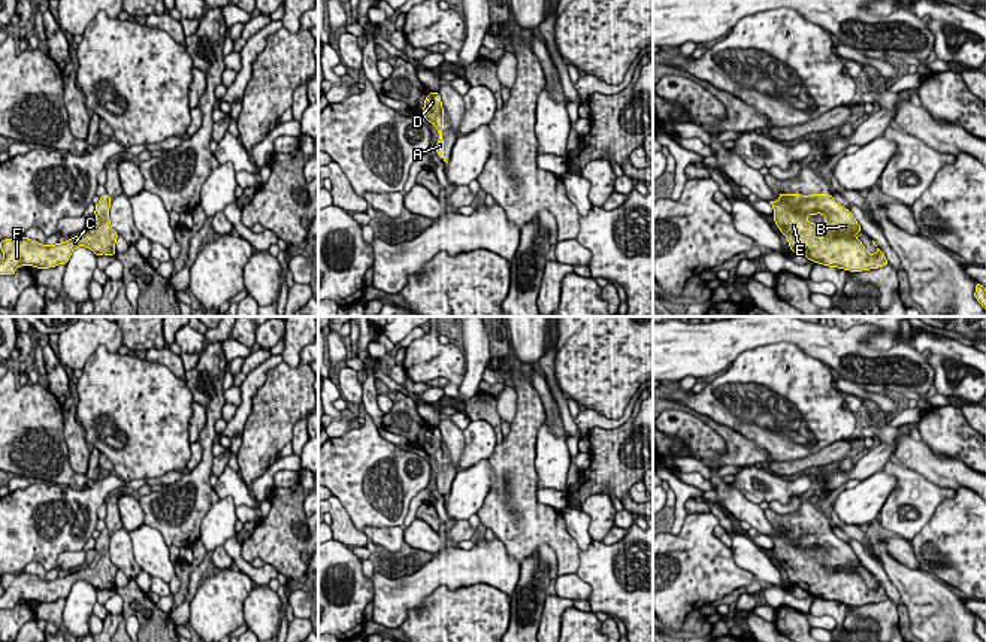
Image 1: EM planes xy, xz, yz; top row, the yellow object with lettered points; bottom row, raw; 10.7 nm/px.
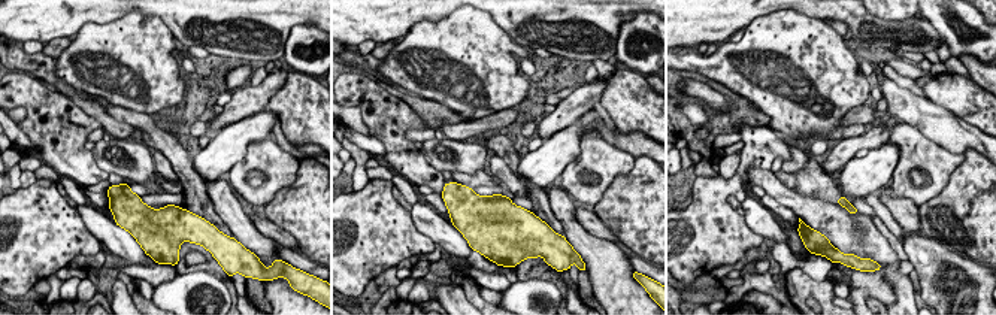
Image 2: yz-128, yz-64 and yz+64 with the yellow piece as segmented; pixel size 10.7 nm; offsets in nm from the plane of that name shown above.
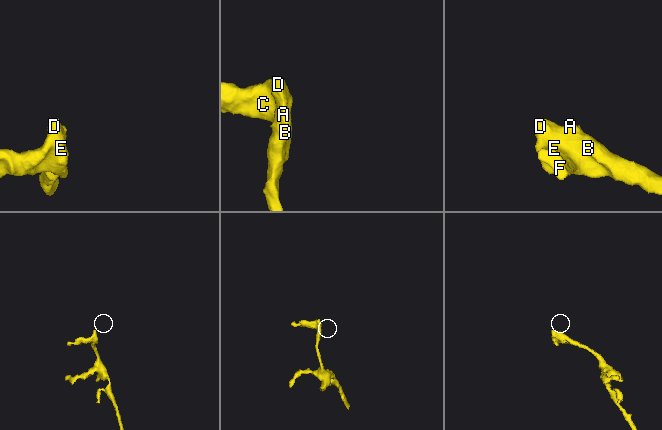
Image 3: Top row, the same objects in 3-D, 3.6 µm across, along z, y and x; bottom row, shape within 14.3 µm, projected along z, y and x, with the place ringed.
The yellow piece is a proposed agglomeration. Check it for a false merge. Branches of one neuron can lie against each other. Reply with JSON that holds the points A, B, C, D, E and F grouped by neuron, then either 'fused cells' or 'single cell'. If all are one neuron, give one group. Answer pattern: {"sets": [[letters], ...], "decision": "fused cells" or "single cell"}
{"sets": [["A", "B", "C", "D", "E", "F"]], "decision": "single cell"}

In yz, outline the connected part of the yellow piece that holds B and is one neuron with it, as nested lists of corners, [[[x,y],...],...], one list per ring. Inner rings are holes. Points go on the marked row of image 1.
[[[778,194],[774,208],[774,221],[787,237],[793,252],[799,252],[814,263],[840,267],[850,272],[878,269],[887,263],[884,254],[877,248],[868,254],[862,242],[855,236],[862,231],[853,214],[838,205],[831,194]],[[808,215],[826,216],[820,230],[808,222]]]

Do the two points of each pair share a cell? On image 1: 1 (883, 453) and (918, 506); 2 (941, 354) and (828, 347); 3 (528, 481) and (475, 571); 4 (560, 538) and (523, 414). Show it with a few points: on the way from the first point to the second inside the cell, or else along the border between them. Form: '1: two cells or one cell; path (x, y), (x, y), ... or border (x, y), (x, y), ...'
1: two cells; border (892, 459), (882, 468)
2: two cells; border (913, 332), (913, 345), (929, 353), (934, 384)
3: two cells; border (495, 536), (505, 551), (519, 562)
4: one cell; path (529, 506), (522, 499), (522, 445)

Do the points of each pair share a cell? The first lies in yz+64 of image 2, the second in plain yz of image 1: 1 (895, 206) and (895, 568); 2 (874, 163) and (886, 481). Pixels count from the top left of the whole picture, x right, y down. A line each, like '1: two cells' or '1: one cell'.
1: two cells
2: one cell

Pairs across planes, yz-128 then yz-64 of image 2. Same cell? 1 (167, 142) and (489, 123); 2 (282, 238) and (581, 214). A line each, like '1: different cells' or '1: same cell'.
1: different cells
2: same cell

